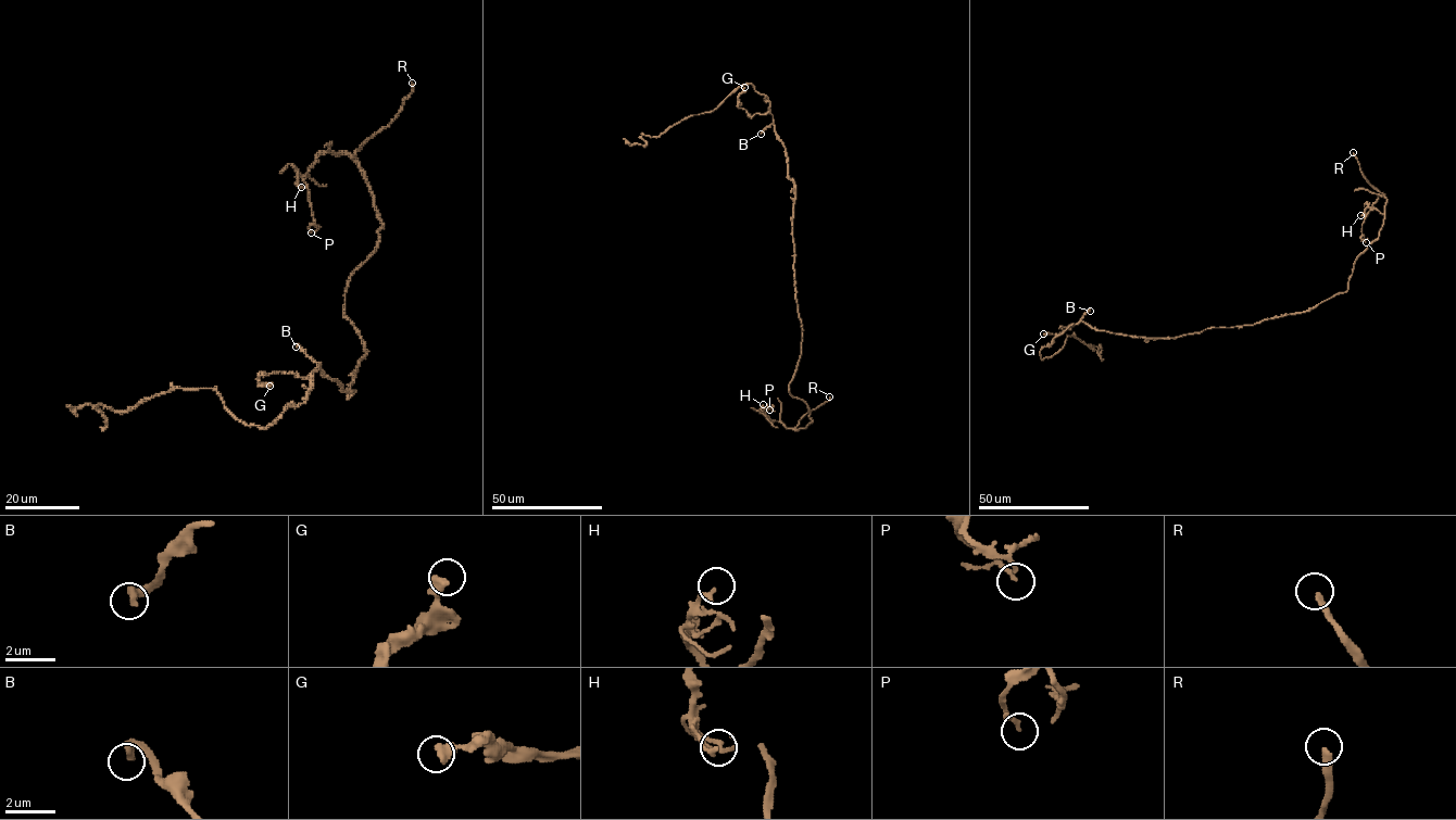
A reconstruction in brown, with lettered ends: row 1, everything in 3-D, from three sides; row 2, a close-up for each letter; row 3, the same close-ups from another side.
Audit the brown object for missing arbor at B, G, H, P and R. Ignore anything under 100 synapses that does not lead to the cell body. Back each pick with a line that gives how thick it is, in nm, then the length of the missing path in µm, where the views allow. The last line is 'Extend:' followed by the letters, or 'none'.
B: Thickness 380 nm. Missing length about 160 µm
R: Thickness 240 nm. Missing length about 15 µm
Extend: B, R

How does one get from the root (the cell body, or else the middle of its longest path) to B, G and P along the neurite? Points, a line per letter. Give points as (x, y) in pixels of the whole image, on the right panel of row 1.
B: (1192, 333), (1144, 338), (1096, 330), (1080, 319), (1090, 311)
G: (1192, 333), (1134, 338), (1096, 330), (1079, 322), (1069, 329), (1074, 326), (1063, 327), (1059, 333), (1043, 333)
P: (1192, 333), (1303, 313), (1345, 292), (1355, 261), (1378, 237), (1384, 194), (1378, 194), (1362, 224), (1366, 242)

